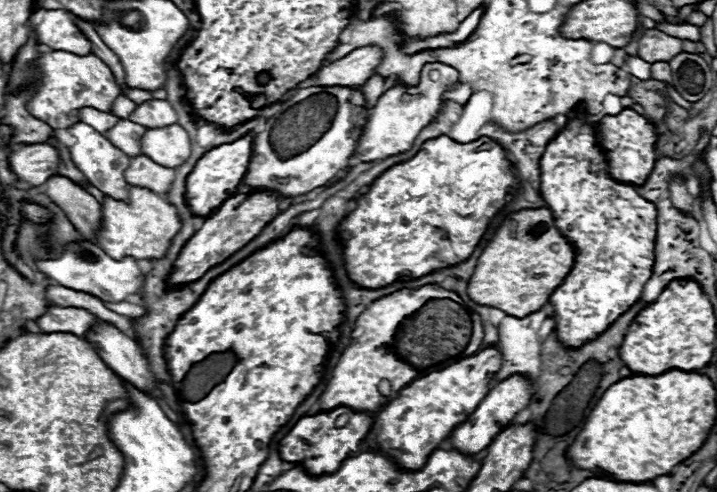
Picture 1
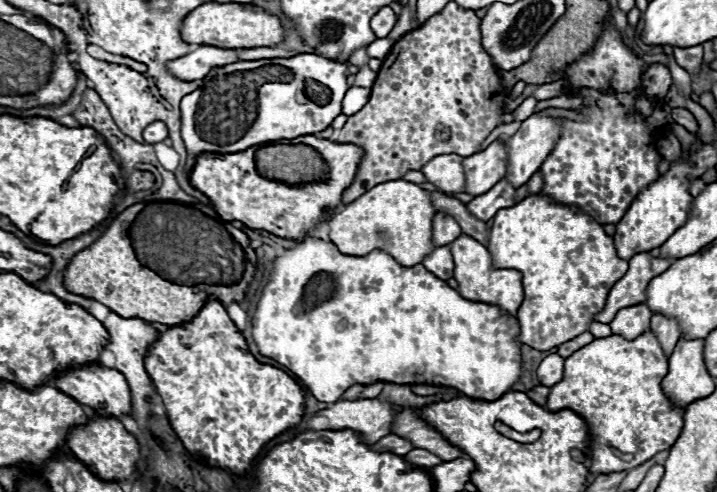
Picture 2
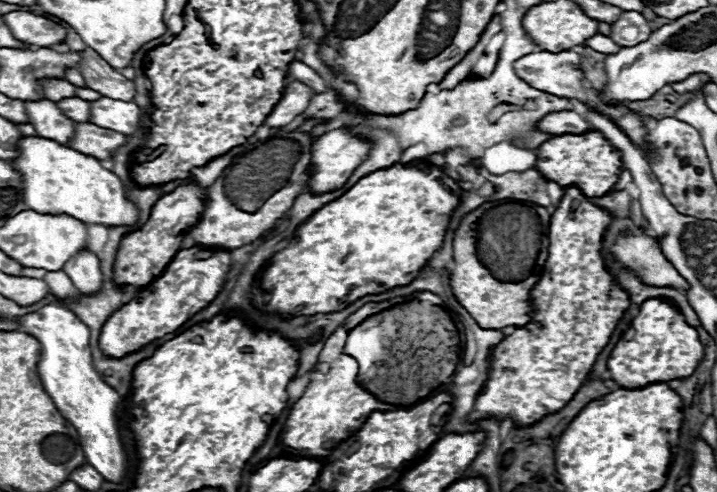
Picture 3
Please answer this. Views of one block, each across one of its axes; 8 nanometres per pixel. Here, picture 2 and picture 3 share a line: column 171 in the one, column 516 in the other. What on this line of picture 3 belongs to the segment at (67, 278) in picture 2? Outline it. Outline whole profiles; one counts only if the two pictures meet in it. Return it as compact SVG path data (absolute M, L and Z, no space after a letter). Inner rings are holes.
M492 202L482 204L480 208L470 212L462 220L460 228L456 230L456 236L454 236L454 268L452 268L452 274L450 274L450 286L452 286L452 292L454 292L456 300L472 314L472 318L478 322L480 328L500 330L504 326L524 326L524 324L530 322L532 312L534 312L530 292L538 284L540 276L530 276L522 282L500 282L478 260L476 228L478 228L480 216L490 208L494 208Z

